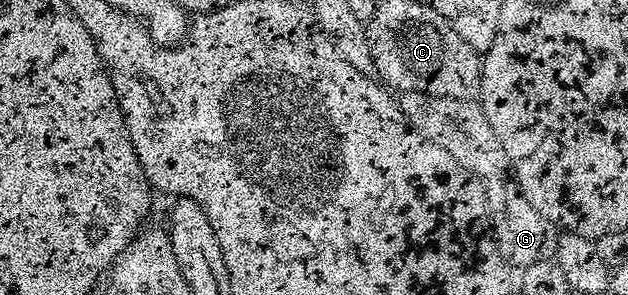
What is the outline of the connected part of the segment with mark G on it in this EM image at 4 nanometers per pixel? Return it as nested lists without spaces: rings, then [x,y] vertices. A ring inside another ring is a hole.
[[[402,92],[399,96],[399,103],[403,118],[414,132],[418,132],[425,140],[435,142],[435,146],[443,146],[443,150],[447,150],[447,154],[451,154],[451,158],[458,160],[471,175],[478,178],[490,176],[490,180],[484,181],[485,200],[489,204],[487,220],[491,225],[491,235],[493,241],[497,243],[499,254],[510,269],[520,270],[532,266],[534,262],[543,262],[556,257],[559,235],[557,225],[552,224],[547,218],[543,218],[543,214],[539,214],[539,210],[535,210],[535,206],[531,206],[531,202],[527,202],[527,198],[523,198],[516,179],[511,178],[514,170],[513,163],[507,158],[507,150],[503,150],[499,138],[495,138],[495,130],[491,130],[491,126],[487,122],[487,114],[483,114],[483,106],[477,100],[439,98],[422,92]]]

